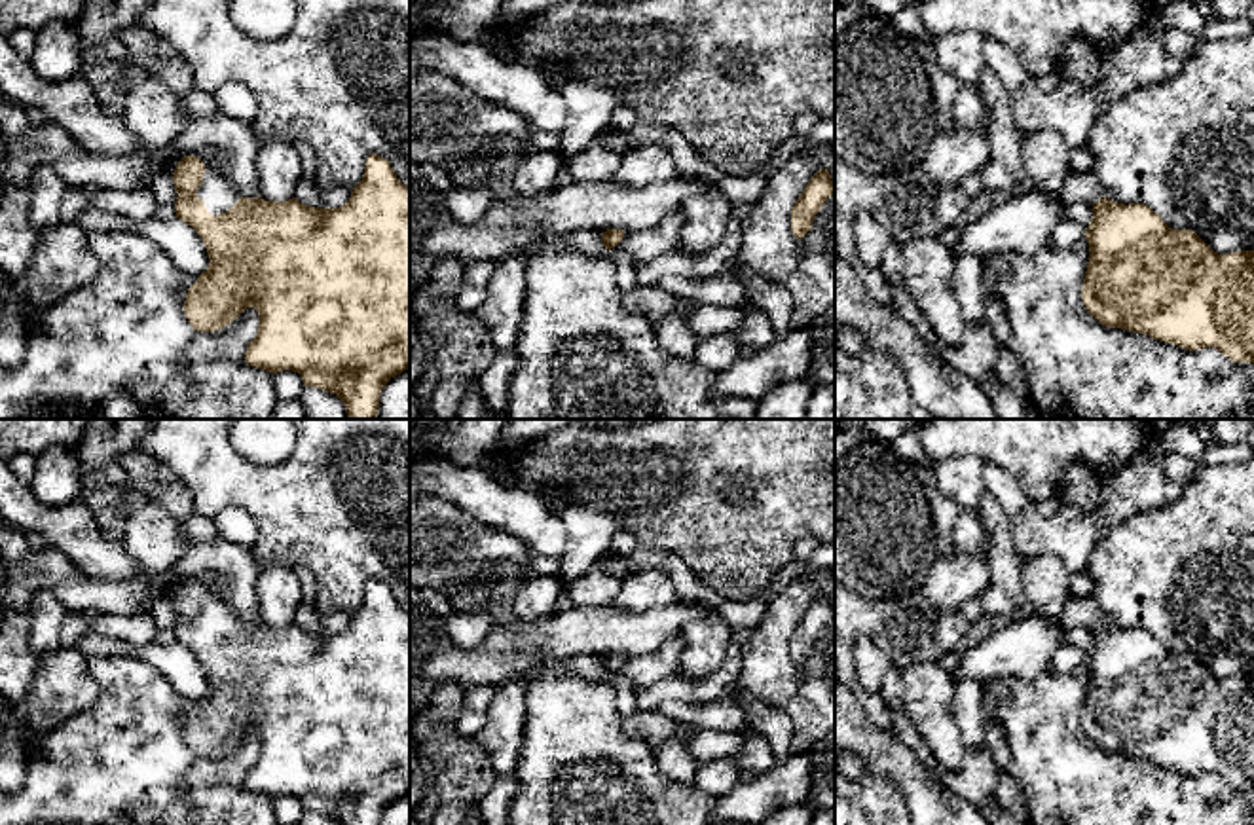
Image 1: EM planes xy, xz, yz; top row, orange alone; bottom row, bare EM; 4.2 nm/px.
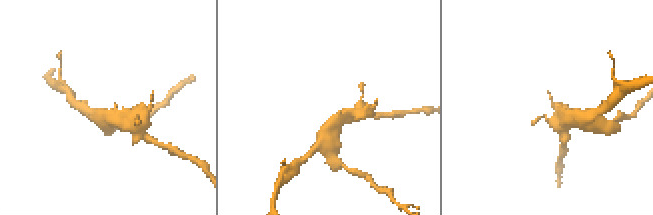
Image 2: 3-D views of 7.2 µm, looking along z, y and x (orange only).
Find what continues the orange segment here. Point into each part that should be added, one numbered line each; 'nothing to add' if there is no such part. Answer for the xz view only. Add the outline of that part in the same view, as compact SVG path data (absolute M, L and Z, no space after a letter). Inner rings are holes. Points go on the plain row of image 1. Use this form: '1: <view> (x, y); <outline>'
1: xz (589, 666); M582 654L582 656L563 662L563 669L567 673L579 673L588 679L605 679L605 671L601 668L601 658L594 658L588 654Z

